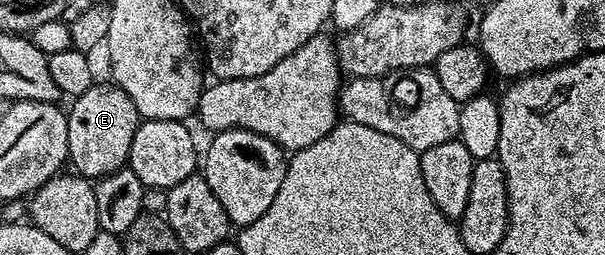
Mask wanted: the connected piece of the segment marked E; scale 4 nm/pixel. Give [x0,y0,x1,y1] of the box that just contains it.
[67,83,142,179]

